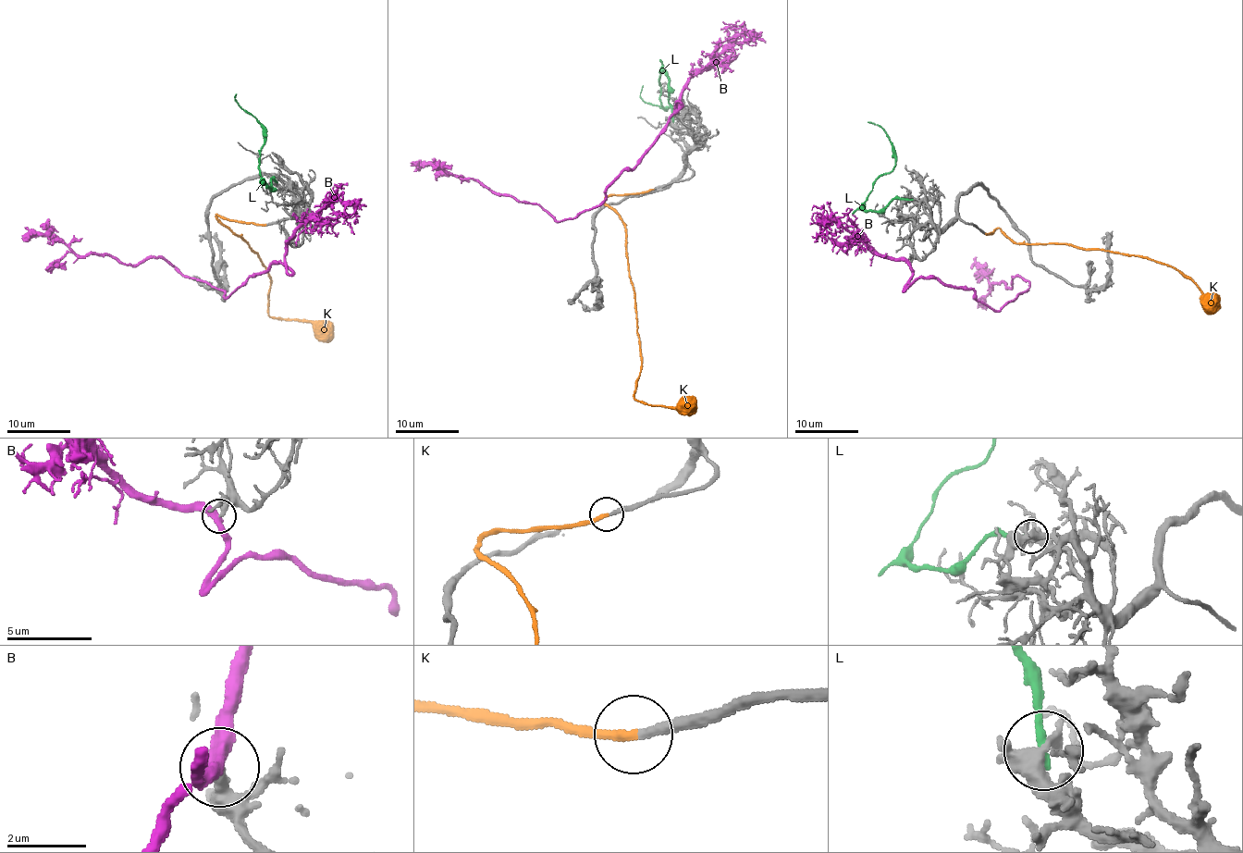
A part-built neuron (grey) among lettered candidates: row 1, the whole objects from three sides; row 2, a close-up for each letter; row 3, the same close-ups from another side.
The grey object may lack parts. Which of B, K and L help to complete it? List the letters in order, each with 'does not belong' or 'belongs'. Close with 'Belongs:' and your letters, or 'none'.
B: does not belong
K: belongs
L: does not belong
Belongs: K

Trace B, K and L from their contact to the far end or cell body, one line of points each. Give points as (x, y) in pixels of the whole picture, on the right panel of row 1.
B: (910, 262), (915, 278), (966, 287), (994, 309), (1029, 283), (1019, 277), (992, 288), (978, 279)
K: (985, 233), (1000, 230), (1016, 243), (1071, 243), (1148, 256), (1178, 269), (1202, 294), (1212, 296), (1207, 310)
L: (909, 199), (890, 201), (879, 210), (863, 208), (872, 185), (895, 164), (892, 142), (880, 127), (867, 121)

